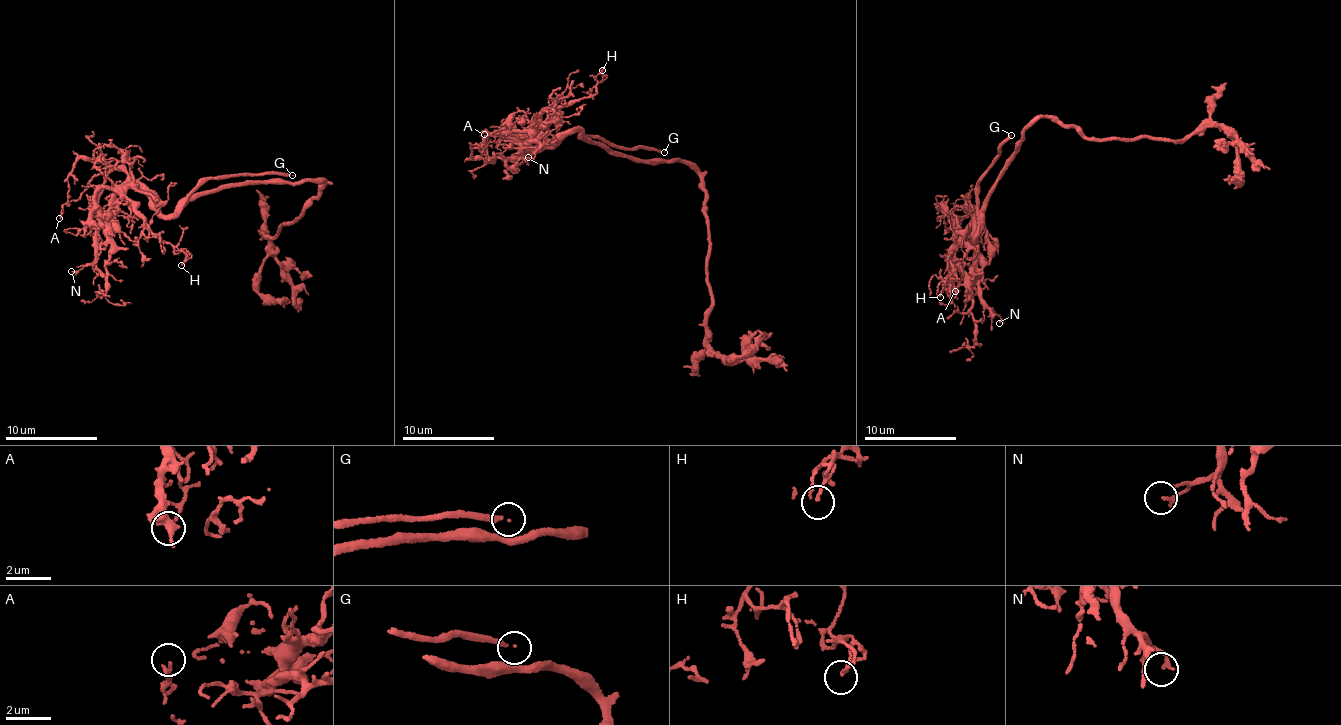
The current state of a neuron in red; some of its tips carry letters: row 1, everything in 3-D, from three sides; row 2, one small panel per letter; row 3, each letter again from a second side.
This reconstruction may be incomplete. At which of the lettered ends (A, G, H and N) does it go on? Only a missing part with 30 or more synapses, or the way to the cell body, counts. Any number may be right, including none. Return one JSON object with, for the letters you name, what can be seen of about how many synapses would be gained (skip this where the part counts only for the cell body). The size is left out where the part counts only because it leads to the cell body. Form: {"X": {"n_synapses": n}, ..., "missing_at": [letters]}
{"missing_at": ["G"]}

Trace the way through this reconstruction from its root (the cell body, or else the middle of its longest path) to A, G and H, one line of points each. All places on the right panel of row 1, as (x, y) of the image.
A: (1015, 146), (984, 199), (976, 239), (974, 212), (958, 219), (954, 256), (964, 271), (955, 291)
G: (1015, 146), (1015, 153), (1007, 159), (983, 202), (980, 200), (976, 184), (1001, 151), (1000, 146), (1011, 135)
H: (1015, 146), (984, 199), (976, 239), (974, 221), (952, 250), (949, 263), (956, 270), (940, 297)

